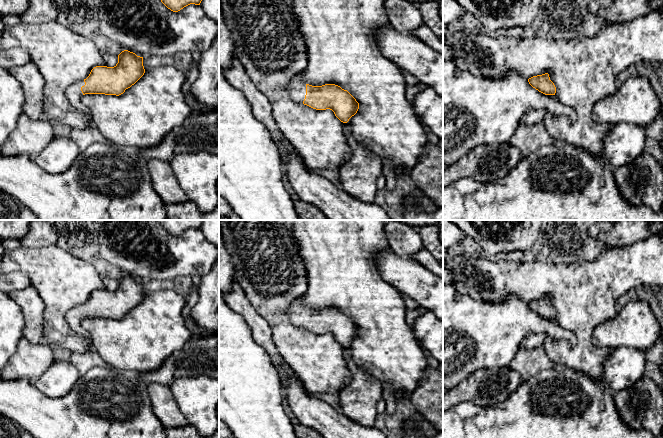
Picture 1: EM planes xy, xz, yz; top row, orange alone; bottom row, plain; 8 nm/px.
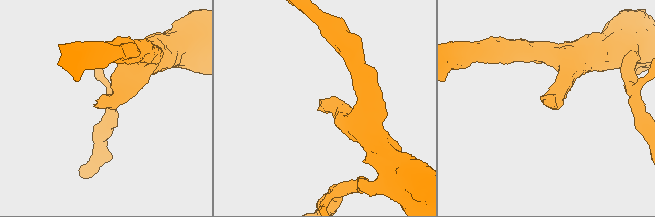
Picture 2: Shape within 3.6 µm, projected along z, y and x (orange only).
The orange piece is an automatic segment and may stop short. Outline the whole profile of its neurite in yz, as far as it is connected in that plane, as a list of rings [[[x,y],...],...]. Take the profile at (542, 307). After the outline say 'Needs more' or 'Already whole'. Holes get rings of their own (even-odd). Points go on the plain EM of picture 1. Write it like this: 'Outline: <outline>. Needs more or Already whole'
Outline: [[[548,297],[533,300],[528,303],[528,306],[533,312],[545,319],[555,319],[556,317],[556,311],[550,304]]]. Already whole

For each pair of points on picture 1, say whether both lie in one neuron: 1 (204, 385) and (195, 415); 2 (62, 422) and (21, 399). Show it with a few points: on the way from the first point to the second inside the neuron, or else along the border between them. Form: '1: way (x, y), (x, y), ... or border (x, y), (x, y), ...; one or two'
1: way (203, 392), (200, 408); one
2: way (52, 421), (31, 409); one

